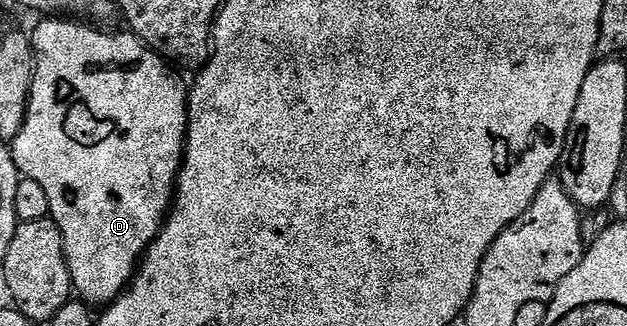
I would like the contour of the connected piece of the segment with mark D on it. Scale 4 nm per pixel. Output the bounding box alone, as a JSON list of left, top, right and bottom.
[16,18,188,306]

